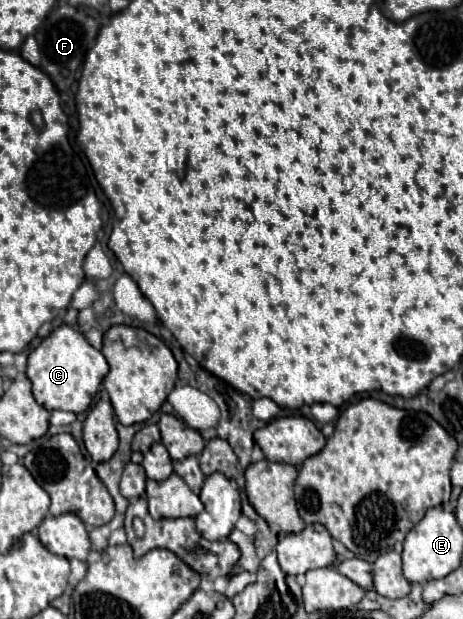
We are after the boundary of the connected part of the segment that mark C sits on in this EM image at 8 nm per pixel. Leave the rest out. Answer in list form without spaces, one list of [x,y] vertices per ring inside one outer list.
[[[62,324],[50,336],[46,336],[36,350],[32,350],[28,356],[26,374],[32,382],[36,402],[46,410],[66,410],[80,414],[92,404],[94,396],[98,394],[100,384],[108,374],[108,362],[100,350],[90,346],[82,332],[68,324]]]

